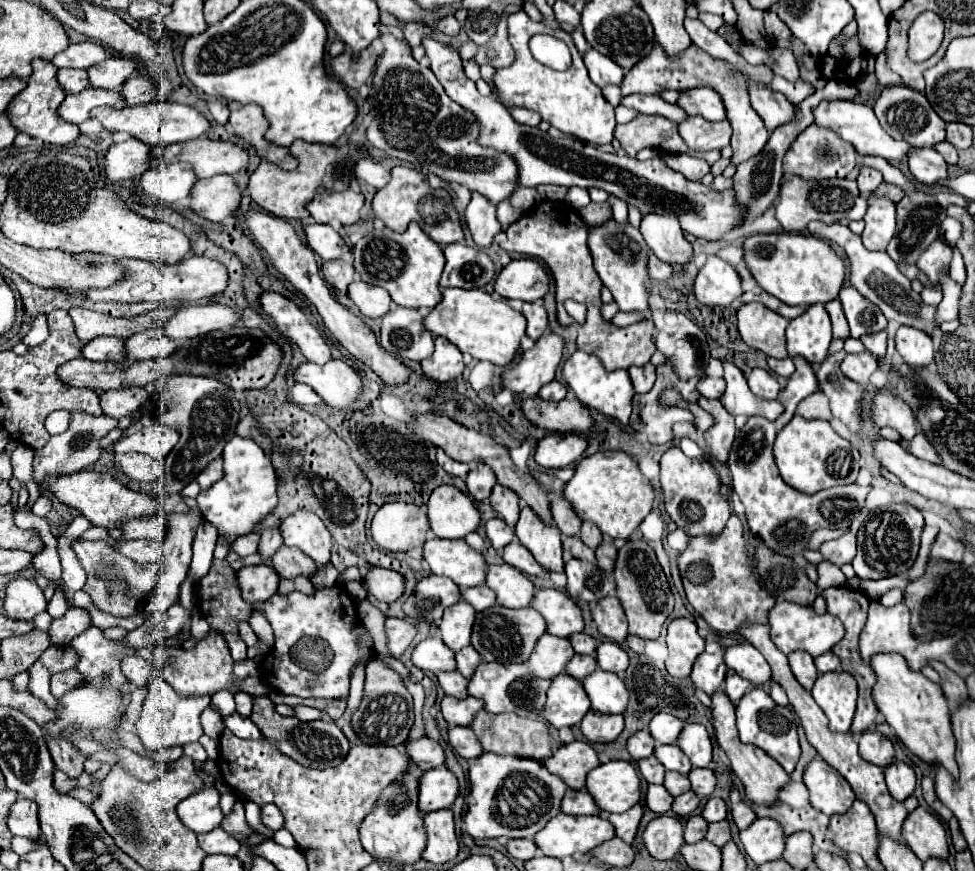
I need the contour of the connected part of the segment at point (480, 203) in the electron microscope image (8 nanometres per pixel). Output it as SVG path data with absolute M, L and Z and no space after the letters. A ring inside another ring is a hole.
M473 194L465 212L465 222L479 248L489 248L495 234L501 232L501 224L495 218L495 204L485 200L481 194Z

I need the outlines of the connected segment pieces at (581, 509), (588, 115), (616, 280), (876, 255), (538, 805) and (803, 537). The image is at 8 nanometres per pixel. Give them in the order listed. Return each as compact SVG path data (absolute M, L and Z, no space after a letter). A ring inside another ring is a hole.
M595 452L583 458L563 490L565 500L583 522L593 522L609 538L631 538L641 520L651 512L653 486L625 452Z
M523 10L509 16L509 42L515 50L515 62L509 68L495 72L495 88L497 88L497 100L505 108L527 108L537 114L541 114L541 120L549 122L557 130L565 134L573 134L575 138L589 142L589 144L611 144L613 140L613 128L615 128L615 108L605 102L601 88L593 86L583 58L577 52L571 36L563 30L559 30L559 40L563 40L573 56L573 64L565 72L551 70L547 66L537 64L537 60L529 52L529 40L535 34L549 32L547 26L541 22L533 22Z
M615 220L607 222L605 226L599 226L589 236L589 250L593 254L595 270L601 278L601 282L611 290L613 300L617 302L621 312L637 312L641 316L641 322L651 318L649 310L649 272L647 272L647 260L649 260L649 246L645 246L645 240L641 238L641 232L633 228L631 224L621 226Z
M811 222L807 226L809 234L813 236L819 236L819 238L829 238L829 240L835 240L849 256L851 260L851 284L865 296L865 298L871 298L873 304L877 304L881 308L881 312L885 314L887 320L895 320L899 324L905 324L905 326L913 326L913 328L919 328L923 330L925 334L933 336L939 326L937 326L937 308L935 306L929 306L921 300L921 296L917 292L913 292L911 288L911 280L907 276L903 276L897 268L897 264L889 258L887 252L869 252L863 244L861 244L861 238L857 234L853 234L847 226L843 224L825 224L825 222Z
M481 754L479 758L469 762L469 806L467 814L463 816L465 832L471 838L529 838L533 836L553 818L559 814L561 798L567 790L561 778L549 774L545 766L537 760L515 758L515 756L497 756L497 754Z
M795 358L793 362L795 362L795 372L789 376L785 390L781 390L779 394L779 402L783 404L785 412L773 422L761 416L751 416L747 424L737 432L727 462L733 474L733 492L739 496L739 500L745 506L745 516L751 532L759 536L767 544L767 548L785 556L805 552L807 540L811 532L817 528L831 528L831 530L849 528L853 514L865 506L865 498L869 492L869 488L865 486L847 484L847 486L821 490L815 494L805 494L785 484L783 478L779 476L779 470L773 462L775 436L779 430L783 430L789 424L797 404L819 390L815 372L809 366L809 362L805 362L805 358ZM823 506L827 506L827 512L823 512L825 510Z

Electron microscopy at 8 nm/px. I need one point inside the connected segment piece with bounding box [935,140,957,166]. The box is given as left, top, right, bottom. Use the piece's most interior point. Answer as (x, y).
(948, 152)

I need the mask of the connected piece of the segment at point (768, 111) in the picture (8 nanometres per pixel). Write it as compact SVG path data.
M751 84L749 96L751 96L753 110L761 116L761 120L765 122L769 132L773 132L777 126L789 124L797 114L795 104L787 102L787 98L783 94L777 94L765 86Z

